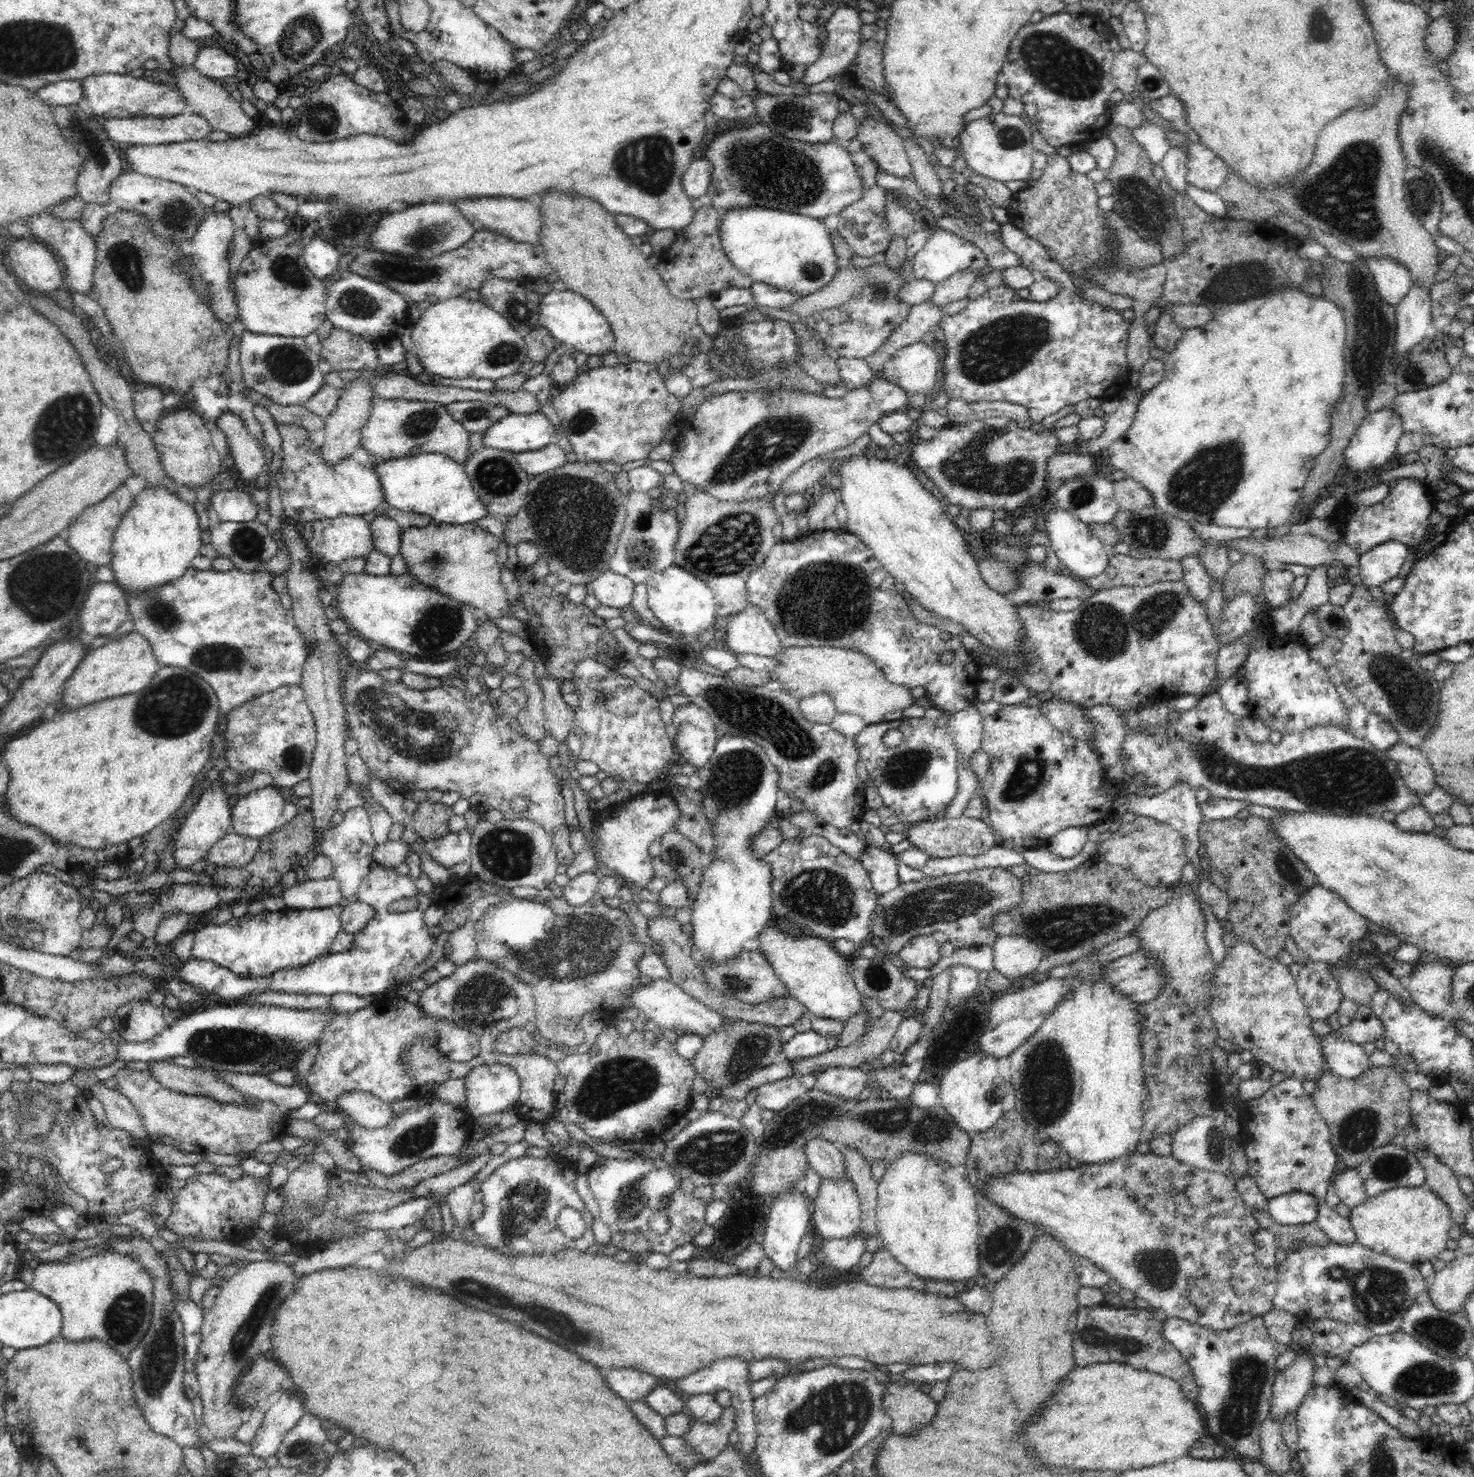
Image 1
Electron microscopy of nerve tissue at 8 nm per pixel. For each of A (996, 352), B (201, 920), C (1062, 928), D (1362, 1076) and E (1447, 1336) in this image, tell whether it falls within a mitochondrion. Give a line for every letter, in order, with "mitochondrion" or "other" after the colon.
A: mitochondrion
B: other
C: mitochondrion
D: other
E: mitochondrion

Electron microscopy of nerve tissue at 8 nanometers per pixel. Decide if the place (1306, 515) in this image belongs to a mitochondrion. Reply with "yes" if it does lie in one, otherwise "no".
no

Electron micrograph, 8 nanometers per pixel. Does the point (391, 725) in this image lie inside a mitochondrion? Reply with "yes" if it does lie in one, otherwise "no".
yes

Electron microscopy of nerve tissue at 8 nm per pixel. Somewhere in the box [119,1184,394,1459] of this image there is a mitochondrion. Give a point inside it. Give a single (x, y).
(161, 1353)

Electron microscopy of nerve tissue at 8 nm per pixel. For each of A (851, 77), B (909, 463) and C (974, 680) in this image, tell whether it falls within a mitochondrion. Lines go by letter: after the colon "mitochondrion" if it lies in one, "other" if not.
A: other
B: other
C: other

